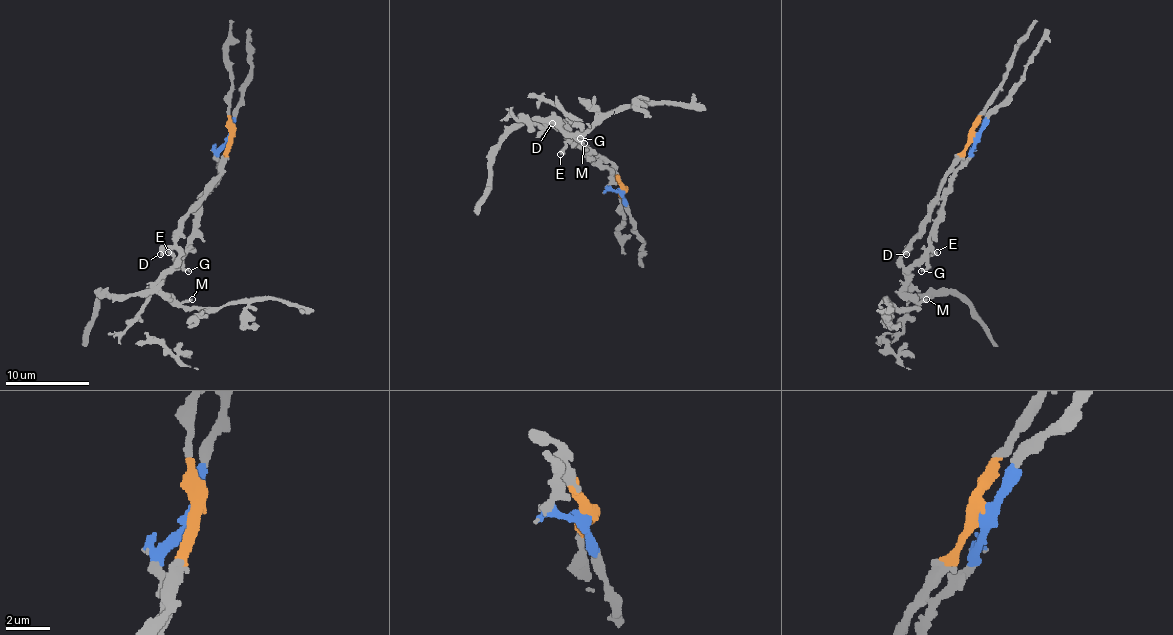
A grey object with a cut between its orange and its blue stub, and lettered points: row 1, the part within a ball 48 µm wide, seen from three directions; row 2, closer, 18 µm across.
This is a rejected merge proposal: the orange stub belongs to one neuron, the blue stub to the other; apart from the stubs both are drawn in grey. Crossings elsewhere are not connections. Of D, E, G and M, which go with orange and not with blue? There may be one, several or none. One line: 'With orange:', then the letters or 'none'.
With orange: D, M

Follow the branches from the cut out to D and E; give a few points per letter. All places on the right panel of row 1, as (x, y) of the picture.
D: (973, 137), (964, 156), (941, 187), (939, 200), (922, 221), (920, 235), (906, 254)
E: (973, 137), (969, 154), (943, 198), (943, 214), (927, 258), (937, 252)

